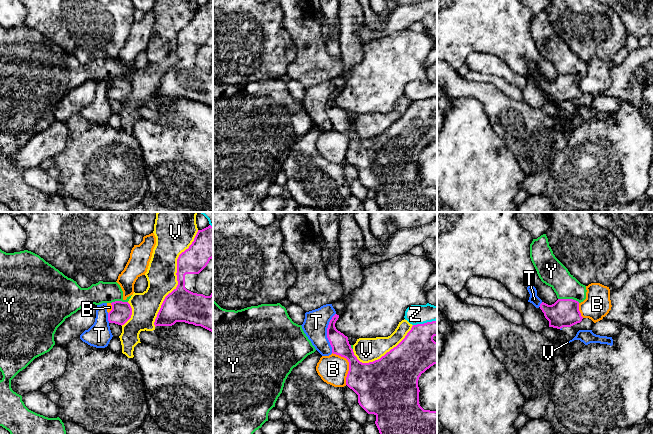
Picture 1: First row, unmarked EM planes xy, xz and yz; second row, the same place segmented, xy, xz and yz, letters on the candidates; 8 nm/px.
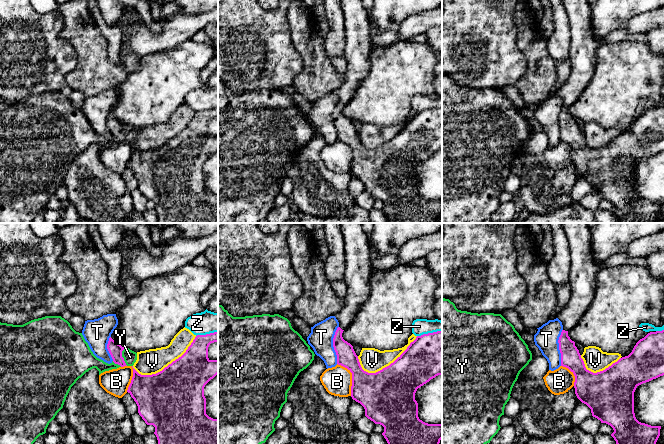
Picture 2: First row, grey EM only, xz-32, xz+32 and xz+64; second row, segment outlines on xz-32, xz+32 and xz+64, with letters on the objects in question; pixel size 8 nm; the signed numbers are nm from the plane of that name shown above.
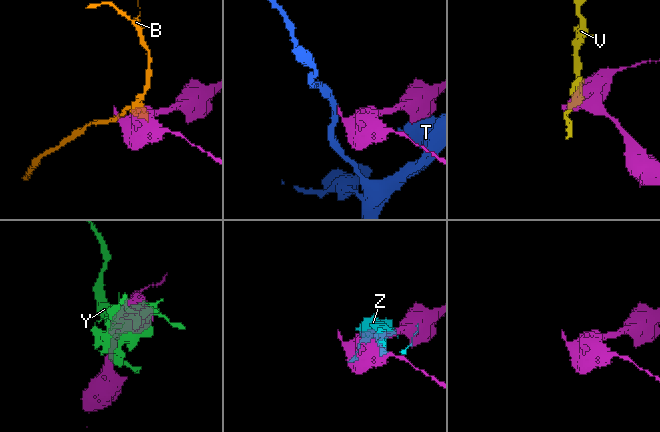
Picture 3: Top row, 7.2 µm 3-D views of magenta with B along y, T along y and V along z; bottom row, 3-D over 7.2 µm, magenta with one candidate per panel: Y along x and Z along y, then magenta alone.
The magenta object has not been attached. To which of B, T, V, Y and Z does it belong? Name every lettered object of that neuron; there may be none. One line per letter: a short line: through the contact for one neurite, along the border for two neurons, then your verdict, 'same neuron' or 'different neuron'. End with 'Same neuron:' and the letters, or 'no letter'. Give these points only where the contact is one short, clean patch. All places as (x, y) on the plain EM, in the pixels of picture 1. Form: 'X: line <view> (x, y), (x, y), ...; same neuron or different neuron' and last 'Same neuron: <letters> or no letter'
B: line xz (332, 128), (343, 132), (348, 138), (346, 160); different neuron
T: different neuron
V: different neuron
Y: line yz (558, 74), (572, 74), (579, 78); different neuron
Z: different neuron
Same neuron: no letter

